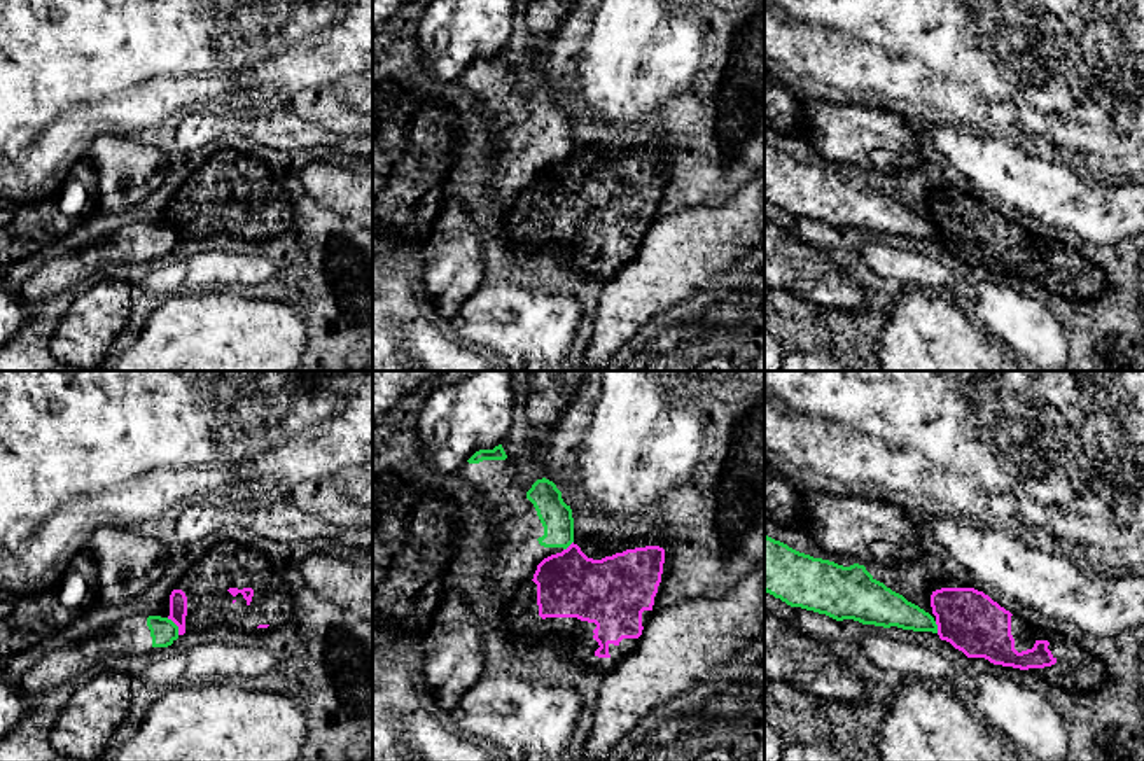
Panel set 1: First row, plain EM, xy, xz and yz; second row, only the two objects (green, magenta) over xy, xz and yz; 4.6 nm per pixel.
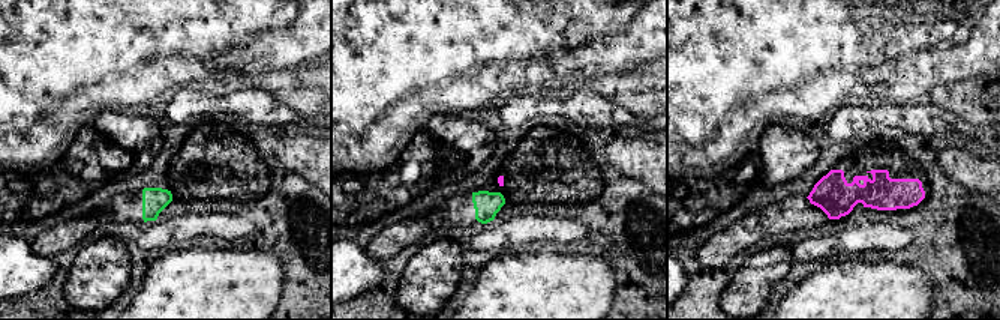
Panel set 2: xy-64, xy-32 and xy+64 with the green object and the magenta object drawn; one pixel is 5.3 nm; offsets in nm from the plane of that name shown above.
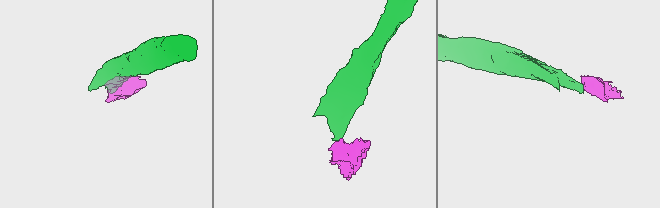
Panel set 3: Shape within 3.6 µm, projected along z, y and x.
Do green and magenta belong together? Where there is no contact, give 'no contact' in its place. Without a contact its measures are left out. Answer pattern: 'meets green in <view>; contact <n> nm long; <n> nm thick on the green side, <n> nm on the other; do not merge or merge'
meets green in xy; contact 100 nm long; 120 nm thick on the green side, 80 nm on the other; do not merge

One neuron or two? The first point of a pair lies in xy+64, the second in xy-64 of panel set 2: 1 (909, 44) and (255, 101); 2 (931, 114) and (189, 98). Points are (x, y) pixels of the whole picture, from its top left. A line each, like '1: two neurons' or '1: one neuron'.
1: two neurons
2: one neuron

